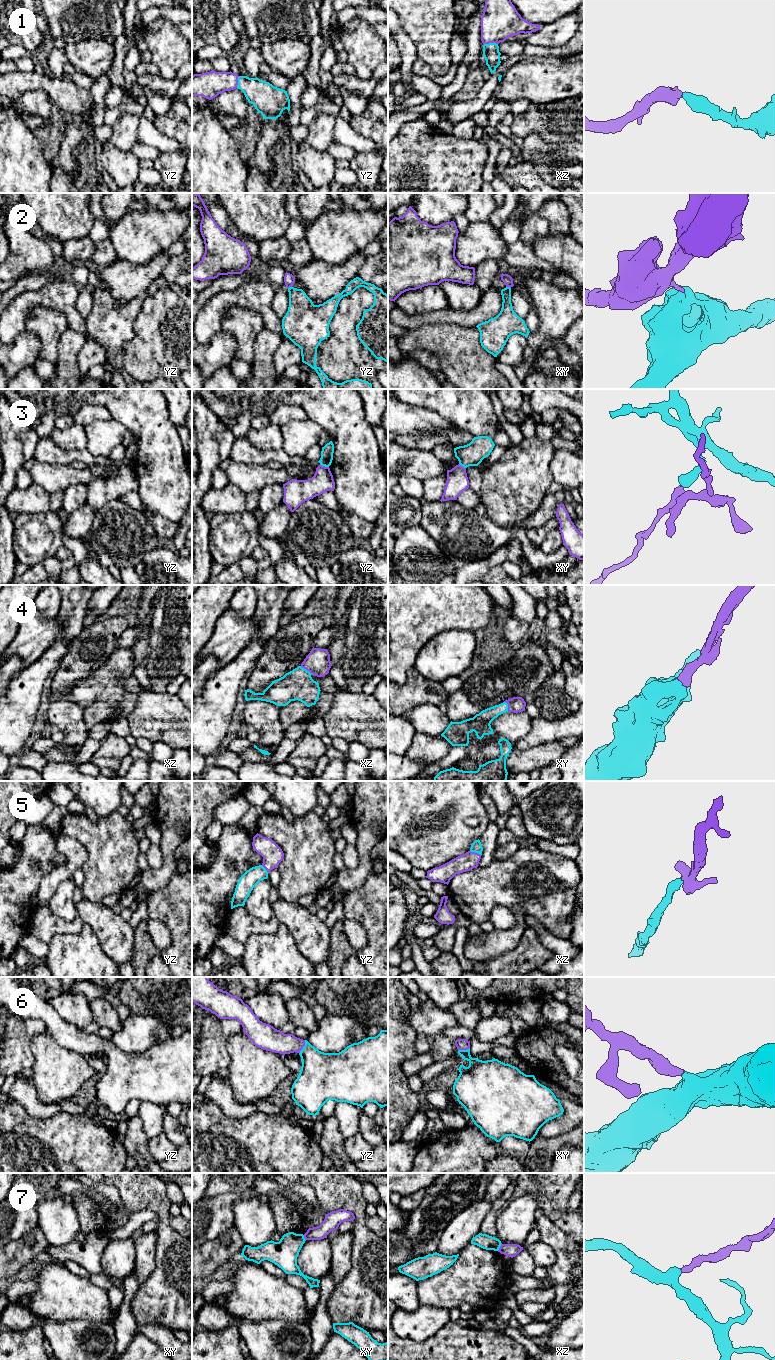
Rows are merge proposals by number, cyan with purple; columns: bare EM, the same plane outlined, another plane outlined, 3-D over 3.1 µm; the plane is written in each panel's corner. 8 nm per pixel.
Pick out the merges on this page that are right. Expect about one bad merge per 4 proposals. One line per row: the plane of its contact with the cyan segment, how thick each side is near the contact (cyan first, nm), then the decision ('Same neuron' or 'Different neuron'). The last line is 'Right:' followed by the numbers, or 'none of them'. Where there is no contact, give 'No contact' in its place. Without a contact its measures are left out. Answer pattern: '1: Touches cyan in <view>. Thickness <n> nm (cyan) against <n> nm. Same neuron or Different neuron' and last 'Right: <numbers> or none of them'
1: Touches cyan in xz. Thickness 130 nm (cyan) against 300 nm. Same neuron
2: Touches cyan in xy. Thickness 160 nm (cyan) against 80 nm. Different neuron
3: Touches cyan in yz. Thickness 100 nm (cyan) against 170 nm. Different neuron
4: Touches cyan in xz. Thickness 240 nm (cyan) against 200 nm. Same neuron
5: Touches cyan in xz. Thickness 90 nm (cyan) against 140 nm. Same neuron
6: Touches cyan in yz. Thickness 320 nm (cyan) against 180 nm. Same neuron
7: Touches cyan in xz. Thickness 120 nm (cyan) against 110 nm. Different neuron
Right: 1, 4, 5, 6

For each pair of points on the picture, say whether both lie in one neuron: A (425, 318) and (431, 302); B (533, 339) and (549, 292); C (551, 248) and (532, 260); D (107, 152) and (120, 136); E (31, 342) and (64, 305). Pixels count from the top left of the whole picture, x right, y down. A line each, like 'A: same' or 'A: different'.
A: different
B: same
C: different
D: different
E: different

